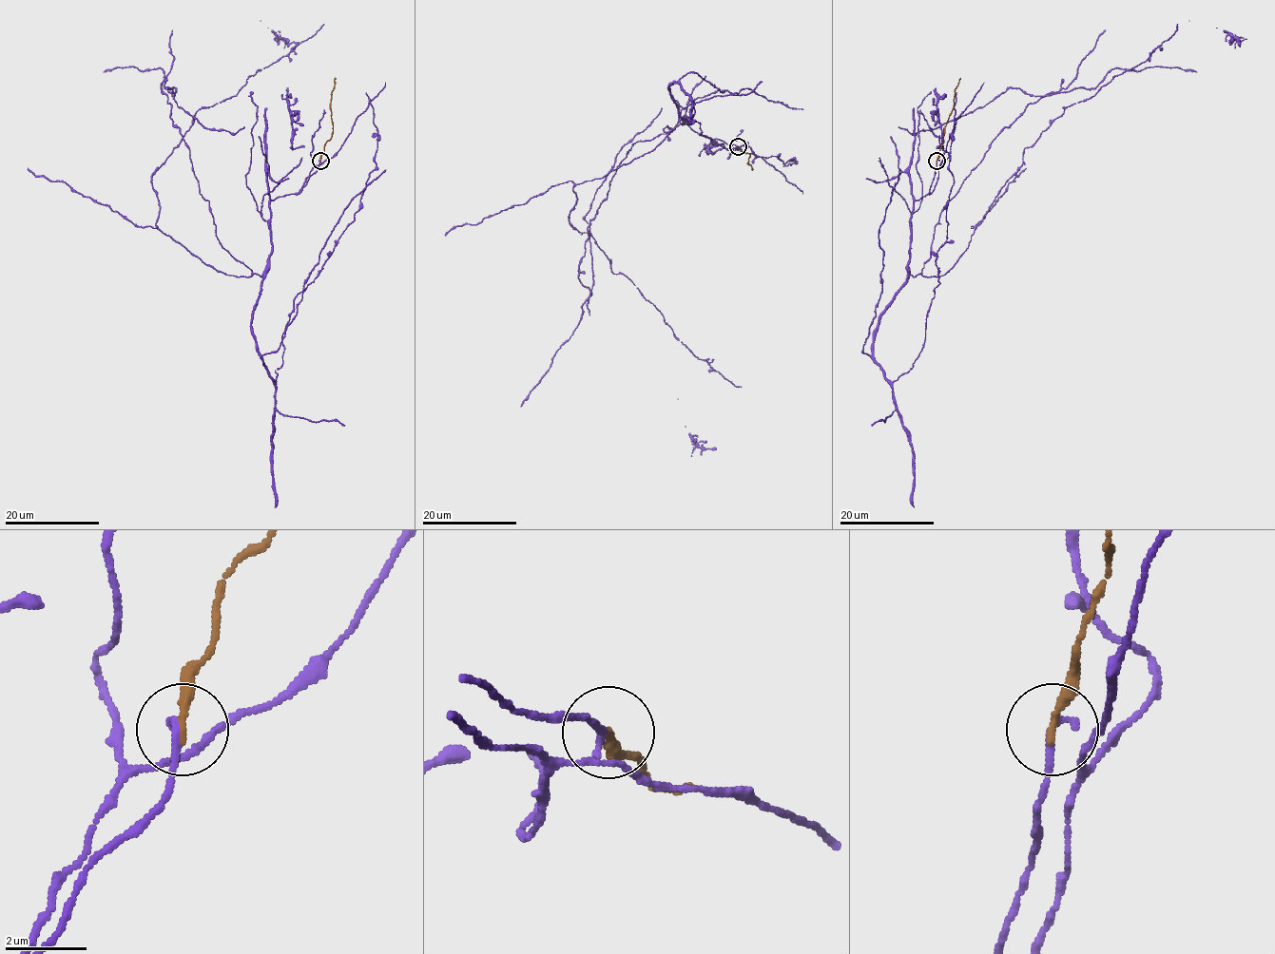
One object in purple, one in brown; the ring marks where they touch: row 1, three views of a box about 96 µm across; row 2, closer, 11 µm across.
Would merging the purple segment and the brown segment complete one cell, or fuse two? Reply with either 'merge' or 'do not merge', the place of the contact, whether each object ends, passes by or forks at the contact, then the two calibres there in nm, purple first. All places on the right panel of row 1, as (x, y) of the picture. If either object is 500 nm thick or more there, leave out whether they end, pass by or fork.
merge | (936, 161) | purple passes by | brown ends | 150/200 nm

